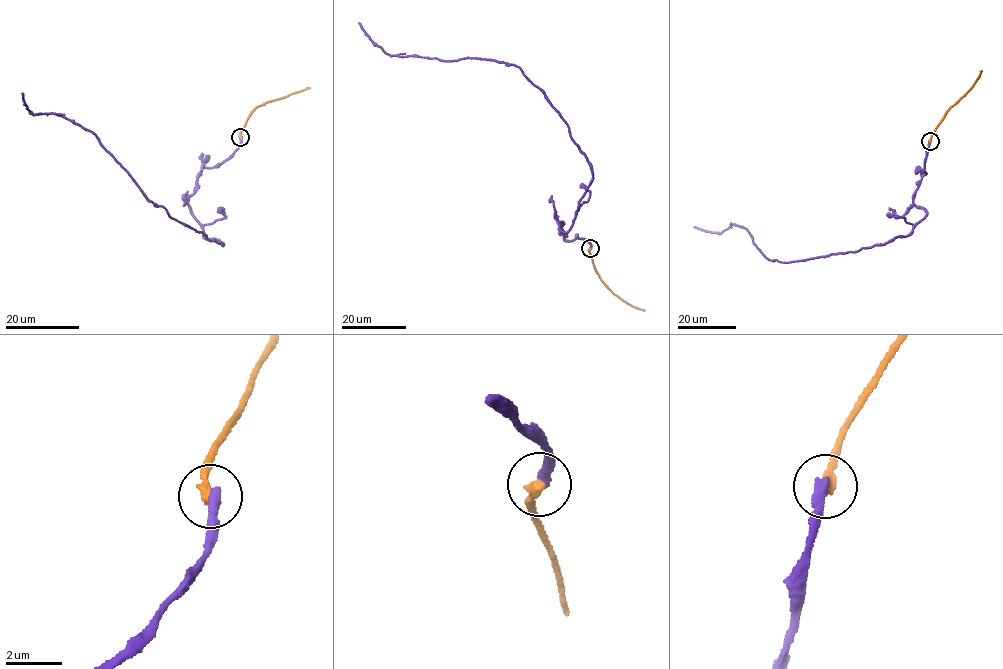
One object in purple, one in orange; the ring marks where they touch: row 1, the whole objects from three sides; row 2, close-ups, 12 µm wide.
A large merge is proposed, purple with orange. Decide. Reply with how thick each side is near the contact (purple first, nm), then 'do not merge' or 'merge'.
400/340 nm | do not merge

